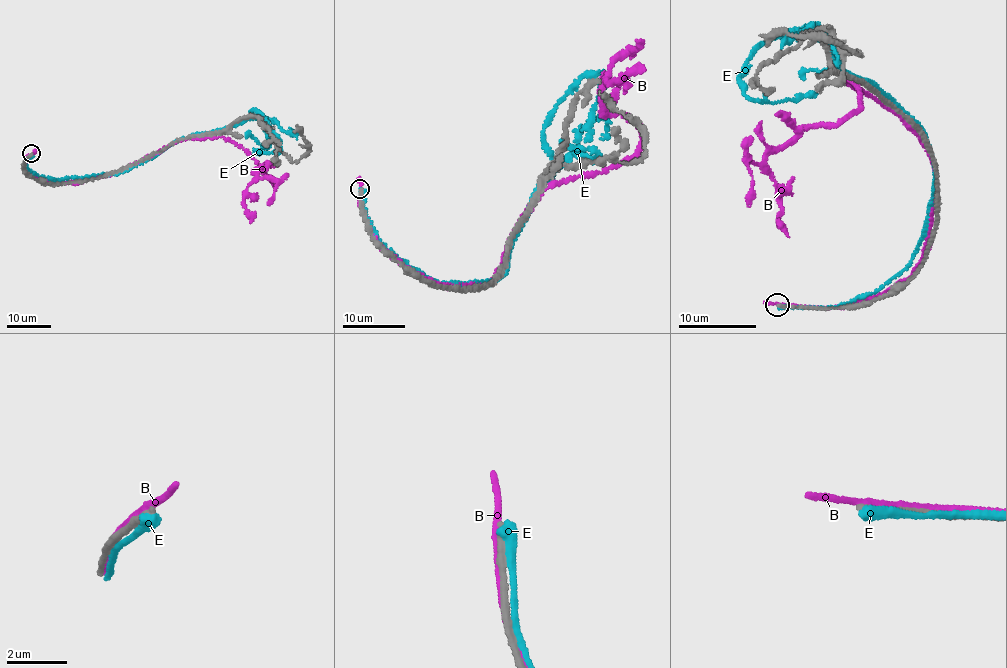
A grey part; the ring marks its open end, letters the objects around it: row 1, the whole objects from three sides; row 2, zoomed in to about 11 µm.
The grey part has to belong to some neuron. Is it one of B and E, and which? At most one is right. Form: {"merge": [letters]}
{"merge": []}

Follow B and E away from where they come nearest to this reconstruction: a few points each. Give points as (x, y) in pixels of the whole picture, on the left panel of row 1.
B: (28, 156), (28, 173), (72, 184), (191, 138), (220, 136), (276, 183), (254, 172), (244, 201), (250, 223)
E: (29, 156), (29, 170), (52, 178), (116, 174), (181, 138), (248, 118), (254, 109), (280, 150), (254, 152)

